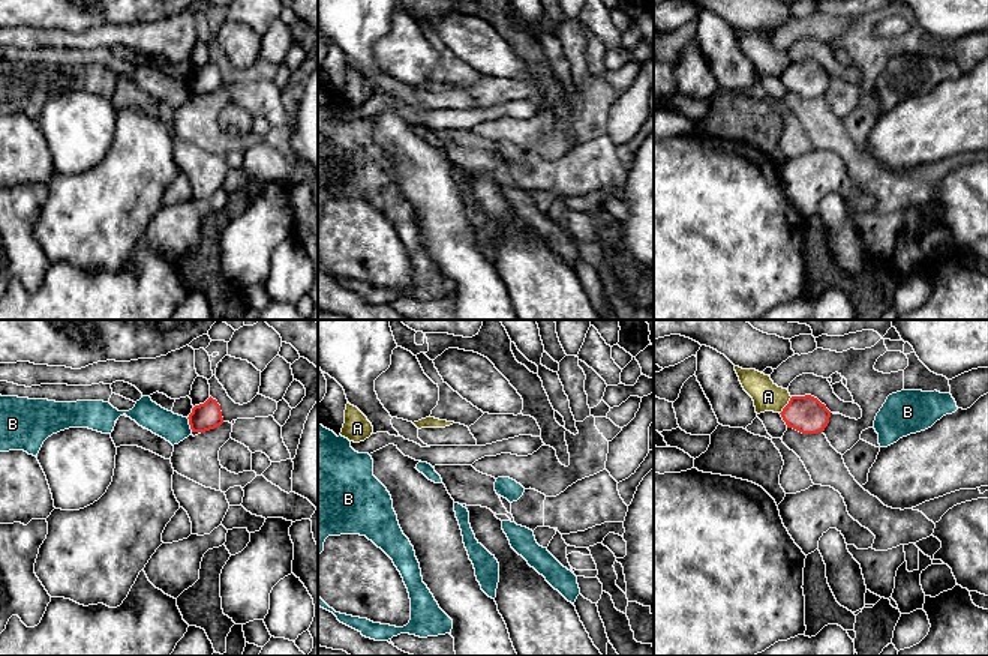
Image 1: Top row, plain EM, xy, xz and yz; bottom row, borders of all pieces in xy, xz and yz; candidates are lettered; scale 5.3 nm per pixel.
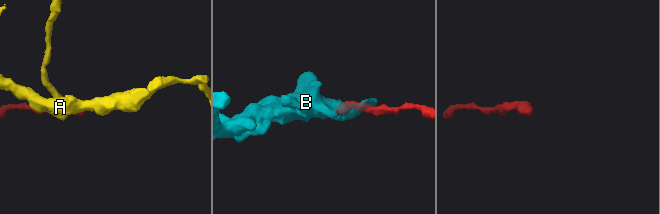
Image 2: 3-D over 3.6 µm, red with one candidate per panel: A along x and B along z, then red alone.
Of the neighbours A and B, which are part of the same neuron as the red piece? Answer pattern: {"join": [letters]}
{"join": []}

